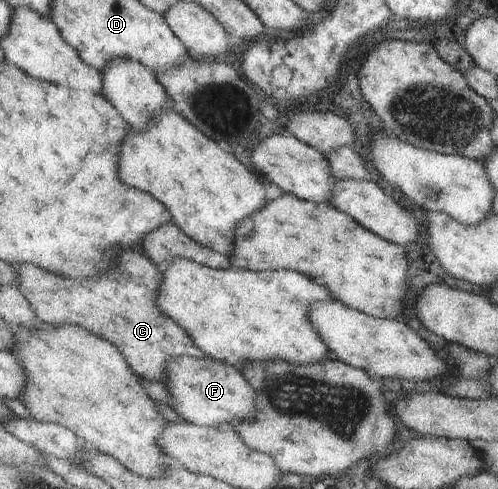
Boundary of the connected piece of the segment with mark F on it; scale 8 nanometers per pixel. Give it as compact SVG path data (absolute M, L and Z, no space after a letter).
M176 357L168 363L168 386L172 410L181 420L201 426L252 419L259 413L256 391L241 370L226 362L207 357Z

